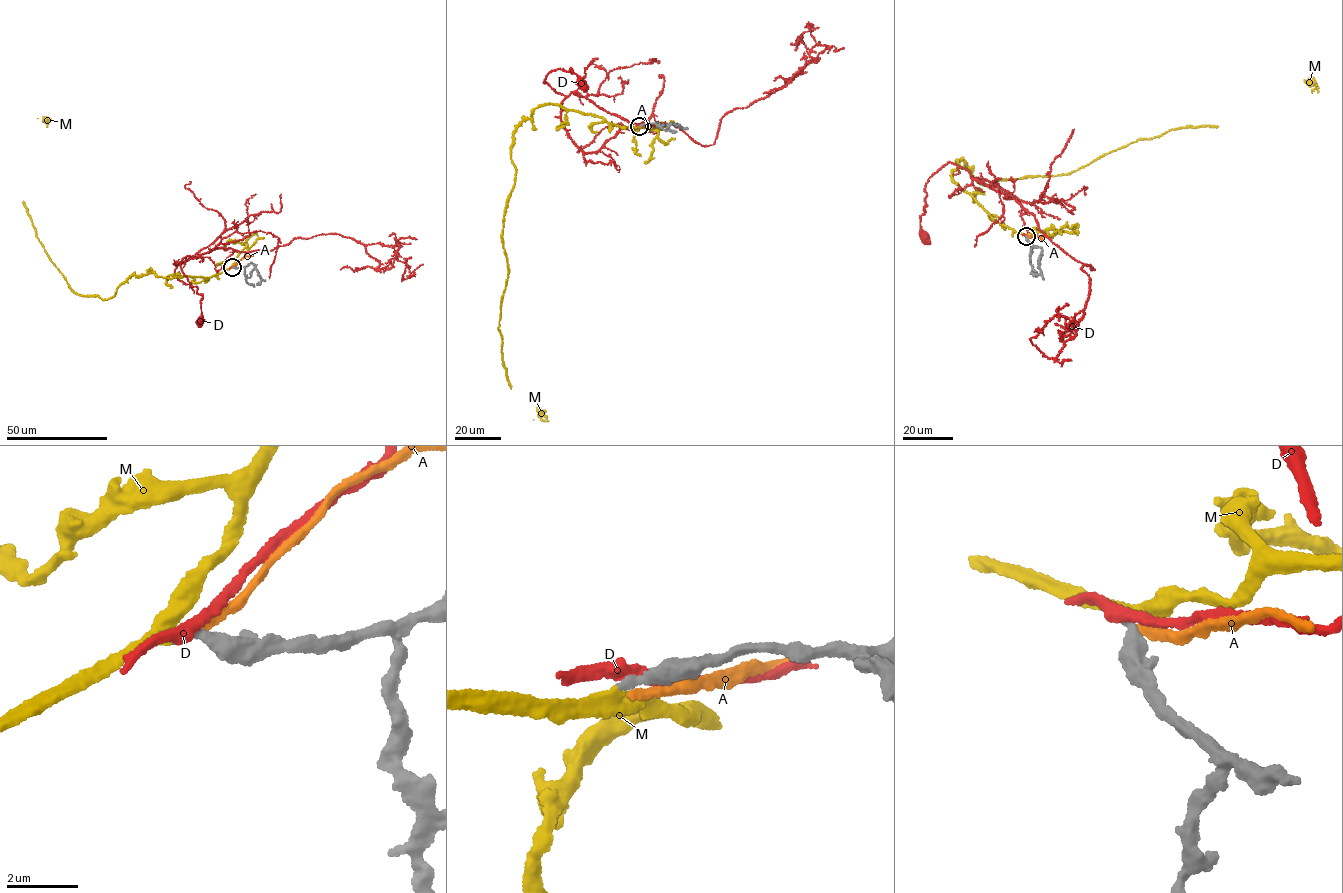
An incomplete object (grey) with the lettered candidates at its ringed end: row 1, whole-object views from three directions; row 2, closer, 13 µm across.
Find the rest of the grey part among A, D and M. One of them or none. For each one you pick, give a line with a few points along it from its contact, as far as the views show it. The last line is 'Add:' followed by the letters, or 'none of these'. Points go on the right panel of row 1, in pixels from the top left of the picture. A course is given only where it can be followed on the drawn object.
M: Its course: (1026, 236), (952, 180), (956, 162), (985, 185), (1071, 173), (1141, 139), (1217, 126), (1303, 81), (1312, 92)
Add: M

